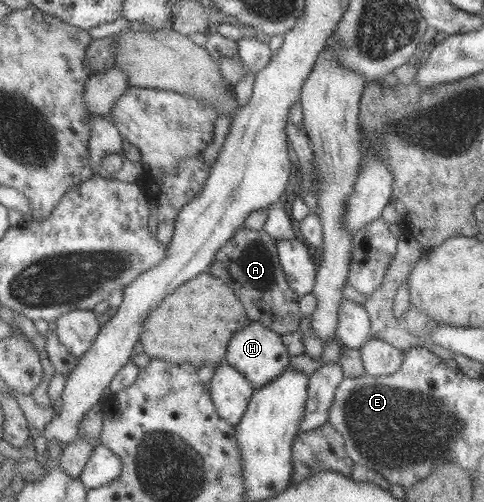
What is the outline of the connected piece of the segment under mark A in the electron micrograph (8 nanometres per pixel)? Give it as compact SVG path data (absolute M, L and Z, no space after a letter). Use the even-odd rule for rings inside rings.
M245 226L219 250L209 273L231 286L242 300L243 307L247 310L247 317L251 321L263 322L265 326L283 336L298 332L303 316L299 294L293 290L287 280L276 242L277 239L265 229L253 230Z

